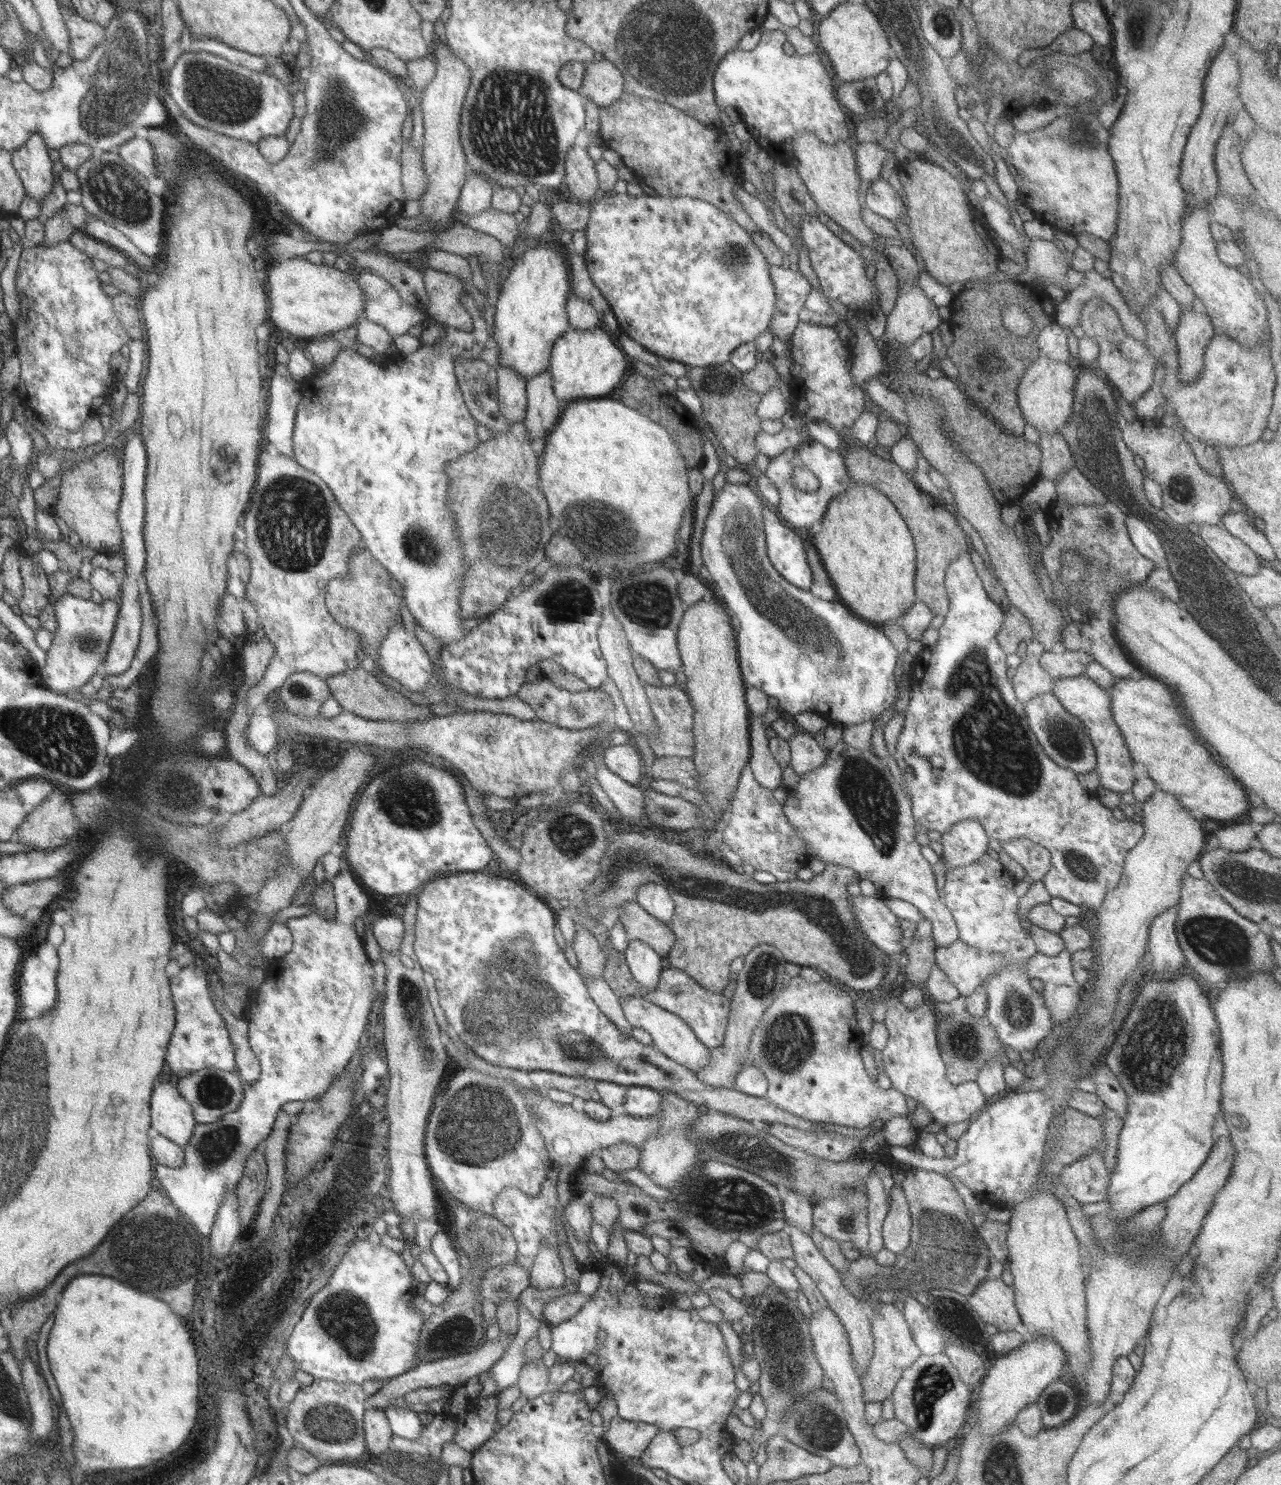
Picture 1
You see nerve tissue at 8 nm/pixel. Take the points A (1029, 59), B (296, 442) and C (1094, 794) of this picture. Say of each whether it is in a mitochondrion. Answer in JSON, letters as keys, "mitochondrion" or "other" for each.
{"A":"other","B":"other","C":"other"}

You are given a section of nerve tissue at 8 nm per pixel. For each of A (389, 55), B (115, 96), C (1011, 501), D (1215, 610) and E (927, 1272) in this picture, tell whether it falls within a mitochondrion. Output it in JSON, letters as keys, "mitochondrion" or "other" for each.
{"A":"other","B":"mitochondrion","C":"other","D":"mitochondrion","E":"mitochondrion"}

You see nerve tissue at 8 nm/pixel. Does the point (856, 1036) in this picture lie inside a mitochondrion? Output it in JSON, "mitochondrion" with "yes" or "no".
{"mitochondrion":"no"}

